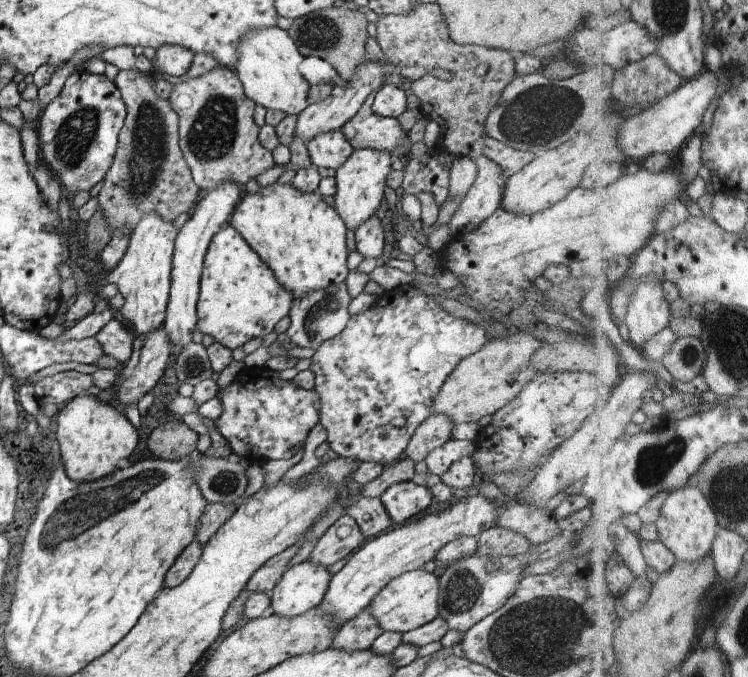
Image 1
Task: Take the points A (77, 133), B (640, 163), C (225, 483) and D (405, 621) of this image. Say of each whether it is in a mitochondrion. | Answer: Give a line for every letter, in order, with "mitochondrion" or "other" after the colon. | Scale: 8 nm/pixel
A: mitochondrion
B: other
C: mitochondrion
D: other

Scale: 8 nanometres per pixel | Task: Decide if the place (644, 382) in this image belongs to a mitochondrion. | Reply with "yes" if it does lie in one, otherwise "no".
no

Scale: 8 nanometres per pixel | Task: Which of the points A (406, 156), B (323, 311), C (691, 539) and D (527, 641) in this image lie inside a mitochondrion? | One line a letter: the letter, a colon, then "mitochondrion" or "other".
A: other
B: mitochondrion
C: other
D: mitochondrion

